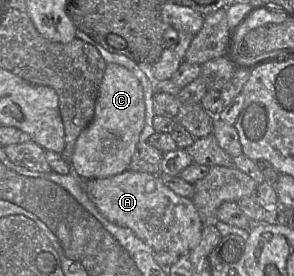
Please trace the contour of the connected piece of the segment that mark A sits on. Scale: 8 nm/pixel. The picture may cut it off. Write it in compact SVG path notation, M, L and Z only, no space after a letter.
M126 170L107 178L85 180L85 191L107 220L132 230L154 252L183 255L200 241L204 223L194 203L165 186L158 174Z

